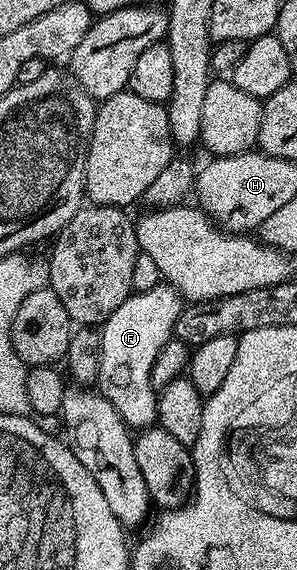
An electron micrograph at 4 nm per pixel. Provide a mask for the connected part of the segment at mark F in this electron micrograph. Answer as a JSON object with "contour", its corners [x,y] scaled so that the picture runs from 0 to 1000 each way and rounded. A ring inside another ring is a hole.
{"contour":[[[562,495],[505,509],[451,512],[340,570],[343,619],[337,621],[327,679],[343,695],[391,712],[391,726],[441,753],[502,751],[532,735],[532,688],[515,674],[519,639],[552,604],[582,591],[593,558],[606,558],[620,523]]]}

